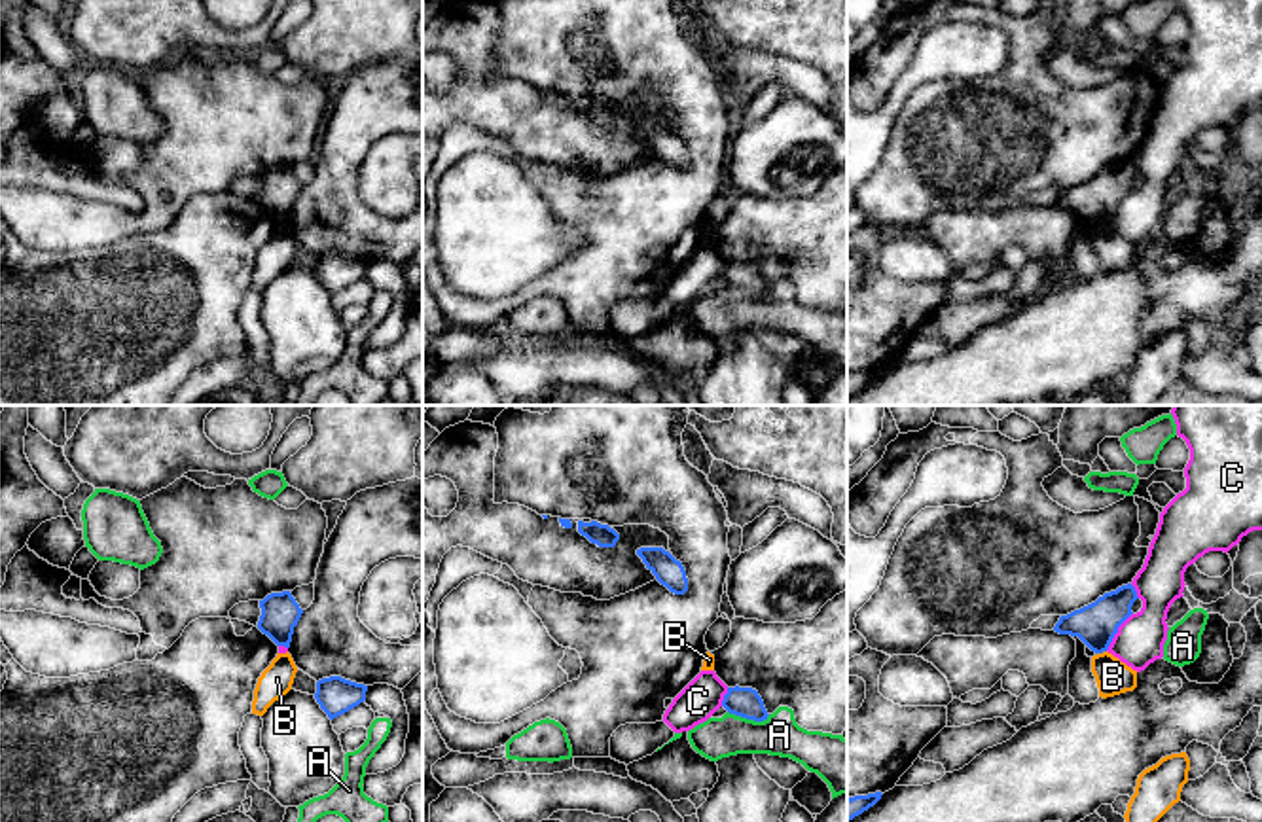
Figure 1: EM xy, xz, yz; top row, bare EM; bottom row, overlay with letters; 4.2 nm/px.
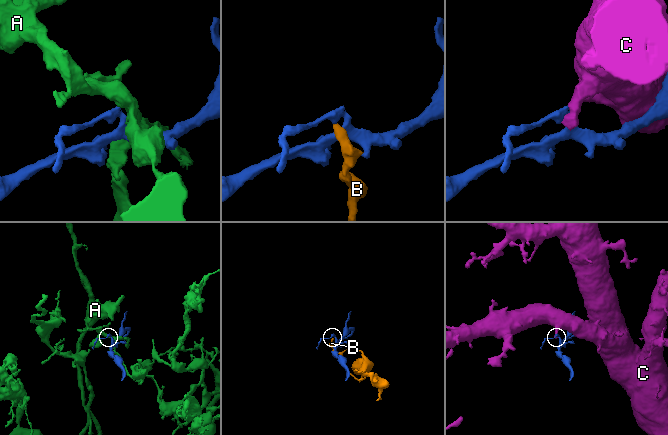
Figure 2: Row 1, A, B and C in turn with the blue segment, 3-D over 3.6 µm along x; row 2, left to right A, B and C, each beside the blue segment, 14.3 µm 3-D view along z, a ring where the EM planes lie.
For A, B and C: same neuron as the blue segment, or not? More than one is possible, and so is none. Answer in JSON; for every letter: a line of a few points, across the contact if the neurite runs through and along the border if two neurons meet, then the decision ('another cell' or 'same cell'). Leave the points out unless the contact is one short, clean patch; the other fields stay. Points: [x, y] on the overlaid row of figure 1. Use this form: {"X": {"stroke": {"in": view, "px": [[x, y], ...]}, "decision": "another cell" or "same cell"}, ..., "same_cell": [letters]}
{"A": {"stroke": {"in": "xz", "px": [[728, 711], [755, 720], [764, 720], [770, 714]]}, "decision": "another cell"}, "B": {"stroke": {"in": "yz", "px": [[1105, 650], [1098, 654]]}, "decision": "another cell"}, "C": {"stroke": {"in": "yz", "px": [[1132, 612], [1105, 650]]}, "decision": "another cell"}, "same_cell": []}

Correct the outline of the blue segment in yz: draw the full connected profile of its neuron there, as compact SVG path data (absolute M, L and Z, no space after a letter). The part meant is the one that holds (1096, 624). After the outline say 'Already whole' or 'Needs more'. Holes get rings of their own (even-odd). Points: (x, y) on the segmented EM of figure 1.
M1131 583L1122 585L1080 610L1061 616L1054 631L1078 636L1091 652L1103 653L1109 650L1118 627L1133 614L1131 606L1137 599Z. Already whole

